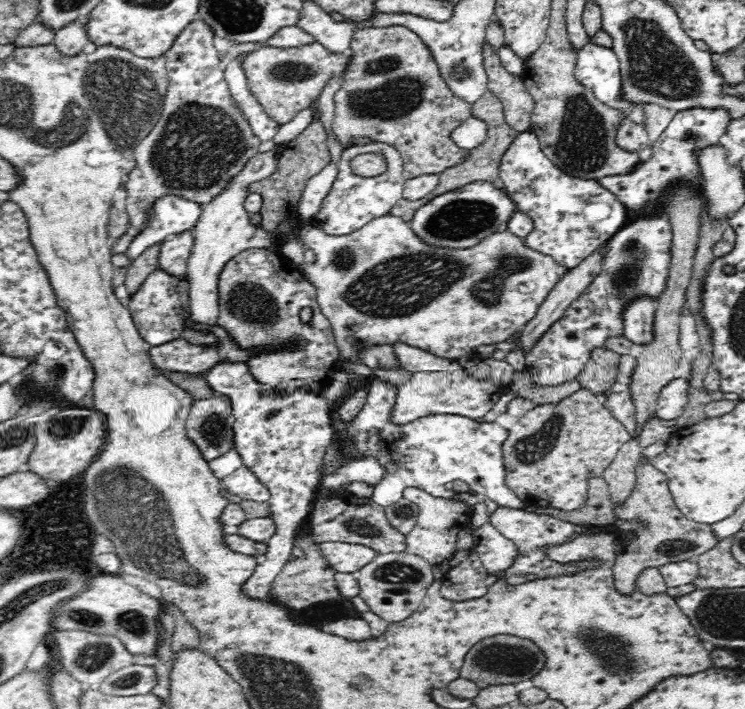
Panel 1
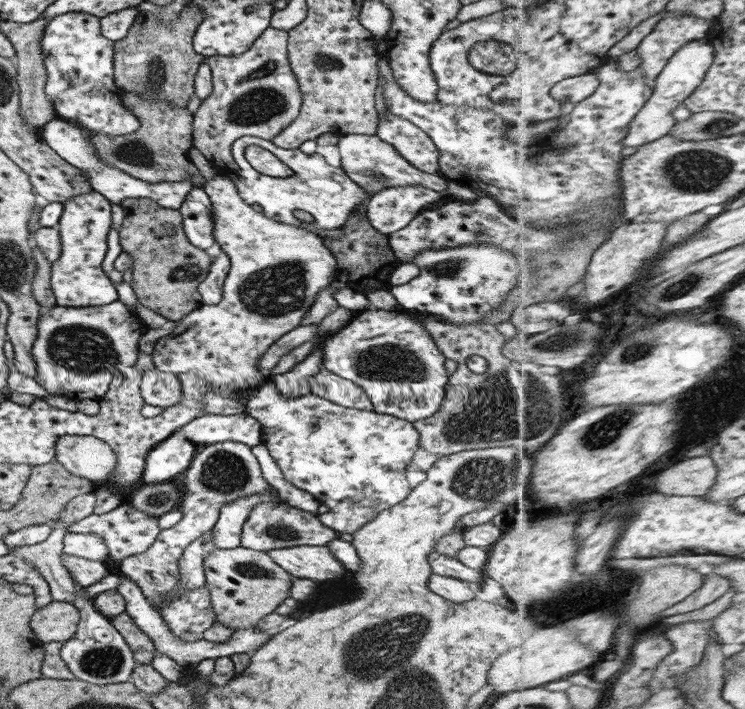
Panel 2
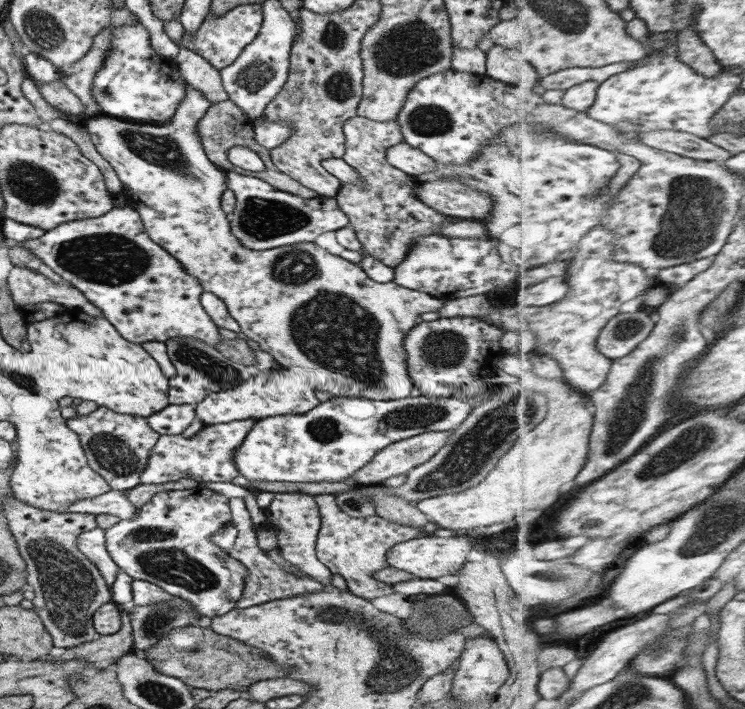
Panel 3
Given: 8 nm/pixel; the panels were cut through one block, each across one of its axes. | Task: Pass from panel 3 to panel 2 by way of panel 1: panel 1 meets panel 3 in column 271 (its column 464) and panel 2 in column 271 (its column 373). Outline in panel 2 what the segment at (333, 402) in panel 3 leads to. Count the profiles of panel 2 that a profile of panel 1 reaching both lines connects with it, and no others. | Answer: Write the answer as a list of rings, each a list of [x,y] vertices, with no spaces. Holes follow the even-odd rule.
[[[271,378],[249,394],[244,404],[244,414],[257,420],[261,426],[260,444],[267,449],[285,481],[293,487],[305,490],[318,503],[329,508],[328,512],[318,515],[318,518],[323,526],[331,528],[340,535],[325,544],[331,556],[339,560],[348,572],[359,569],[361,562],[347,537],[361,525],[365,525],[365,522],[369,522],[369,519],[375,518],[377,511],[396,505],[408,496],[411,488],[405,478],[405,466],[418,449],[418,433],[415,428],[410,422],[401,418],[379,414],[372,410],[343,408],[310,392],[295,398],[281,396],[275,390]],[[268,489],[258,494],[249,494],[219,508],[218,519],[212,526],[211,544],[218,549],[232,549],[240,545],[241,525],[253,505],[277,500],[277,490]]]

